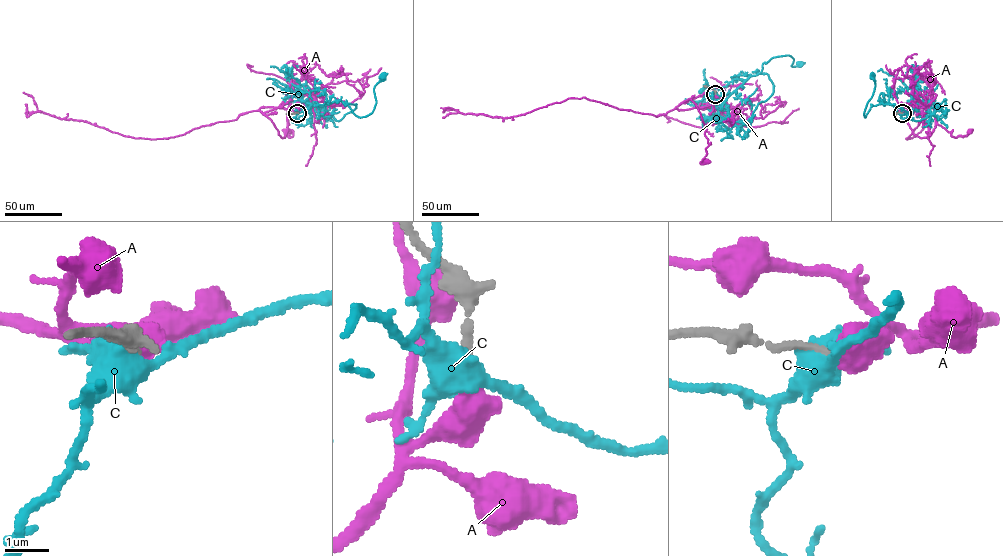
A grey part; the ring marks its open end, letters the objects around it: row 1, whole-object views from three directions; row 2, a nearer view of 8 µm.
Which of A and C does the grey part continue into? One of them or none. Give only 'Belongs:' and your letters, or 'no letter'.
Belongs: no letter

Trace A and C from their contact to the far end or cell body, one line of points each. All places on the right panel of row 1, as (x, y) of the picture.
A: (902, 113), (918, 107), (907, 122), (920, 137), (929, 136), (935, 120), (952, 130), (952, 136), (969, 131)
C: (902, 112), (901, 105), (882, 101), (871, 104), (864, 116), (875, 85), (871, 75)

